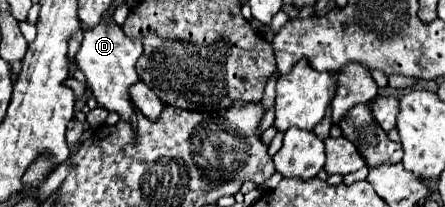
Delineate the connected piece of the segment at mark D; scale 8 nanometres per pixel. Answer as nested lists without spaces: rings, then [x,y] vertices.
[[[101,18],[97,26],[85,30],[81,48],[75,56],[75,62],[83,70],[87,84],[93,90],[93,96],[97,98],[99,106],[119,112],[119,116],[127,122],[133,122],[133,126],[137,124],[137,120],[135,120],[135,108],[129,98],[129,86],[139,78],[135,72],[135,62],[141,56],[141,52],[143,44],[139,38],[137,40],[127,38],[123,28],[113,18]]]

